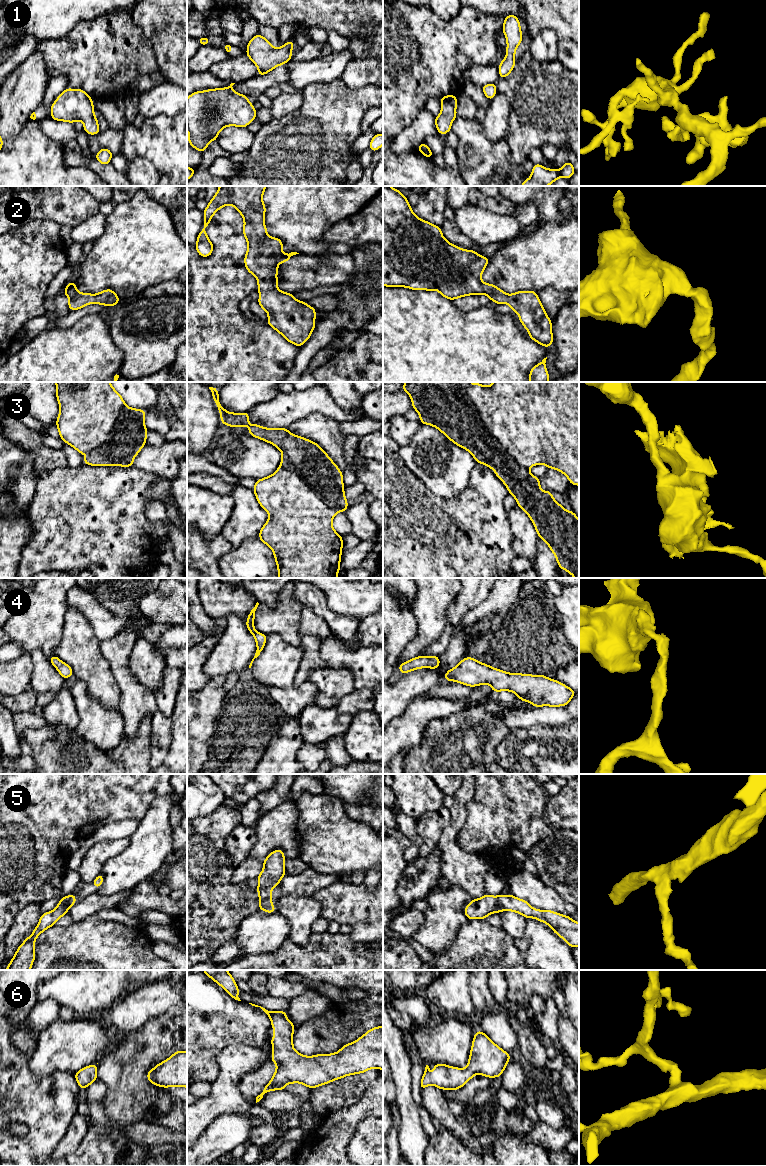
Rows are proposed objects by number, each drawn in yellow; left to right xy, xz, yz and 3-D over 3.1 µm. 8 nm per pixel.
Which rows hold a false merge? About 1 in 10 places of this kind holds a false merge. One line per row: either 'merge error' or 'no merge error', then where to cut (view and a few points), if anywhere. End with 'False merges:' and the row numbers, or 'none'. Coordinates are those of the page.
1: no merge error | no cut
2: no merge error | no cut
3: no merge error | no cut
4: no merge error | no cut
5: no merge error | no cut
6: no merge error | no cut
False merges: none

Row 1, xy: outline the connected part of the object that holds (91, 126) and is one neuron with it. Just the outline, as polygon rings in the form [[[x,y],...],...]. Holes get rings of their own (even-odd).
[[[67,88],[51,105],[51,116],[56,121],[74,123],[82,121],[83,130],[89,135],[100,133],[97,117],[94,115],[93,100],[81,89]]]

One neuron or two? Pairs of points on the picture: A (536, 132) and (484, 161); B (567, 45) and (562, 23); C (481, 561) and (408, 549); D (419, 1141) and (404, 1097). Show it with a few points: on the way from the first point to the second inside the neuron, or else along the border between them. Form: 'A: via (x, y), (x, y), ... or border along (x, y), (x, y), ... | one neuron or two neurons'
A: border along (505, 138), (508, 160), (513, 165), (523, 164) | two neurons
B: border along (568, 38), (558, 42) | two neurons
C: via (463, 563), (449, 563), (441, 556), (426, 552) | one neuron
D: via (410, 1130), (409, 1112), (406, 1108) | one neuron

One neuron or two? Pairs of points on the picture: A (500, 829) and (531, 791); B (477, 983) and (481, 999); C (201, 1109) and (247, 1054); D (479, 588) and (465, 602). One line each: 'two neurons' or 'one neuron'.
A: one neuron
B: one neuron
C: one neuron
D: one neuron

